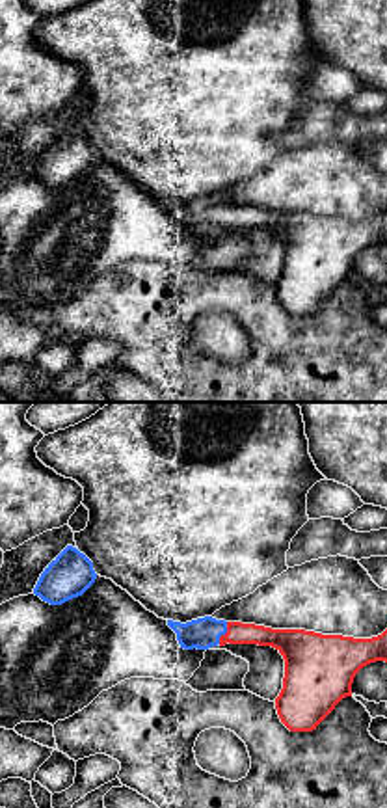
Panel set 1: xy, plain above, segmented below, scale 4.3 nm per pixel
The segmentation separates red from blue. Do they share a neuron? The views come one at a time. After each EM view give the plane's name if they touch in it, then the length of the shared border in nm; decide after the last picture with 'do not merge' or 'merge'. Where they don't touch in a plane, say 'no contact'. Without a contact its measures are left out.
meets red in xy; contact 100 nm long

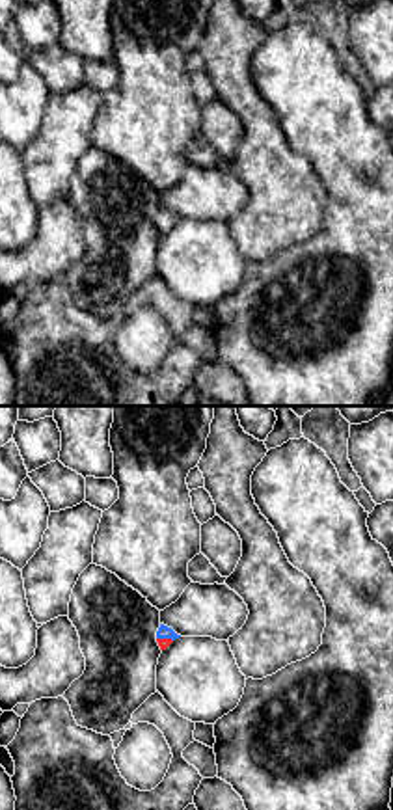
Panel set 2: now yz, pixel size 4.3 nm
meets red in yz; contact 70 nm long

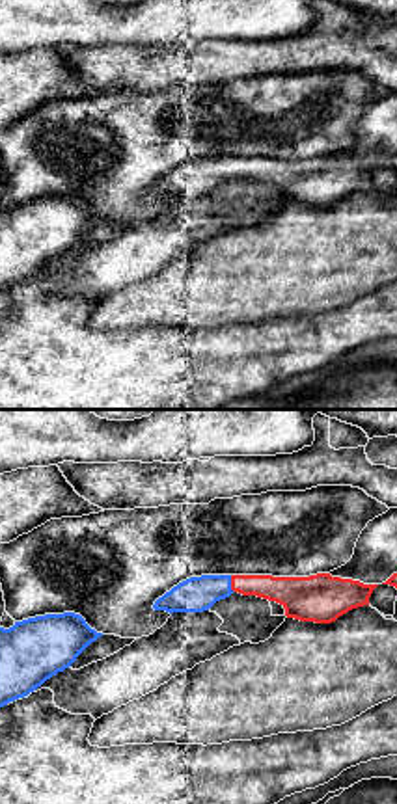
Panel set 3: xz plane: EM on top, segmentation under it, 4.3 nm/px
meets red in xz; contact 70 nm long

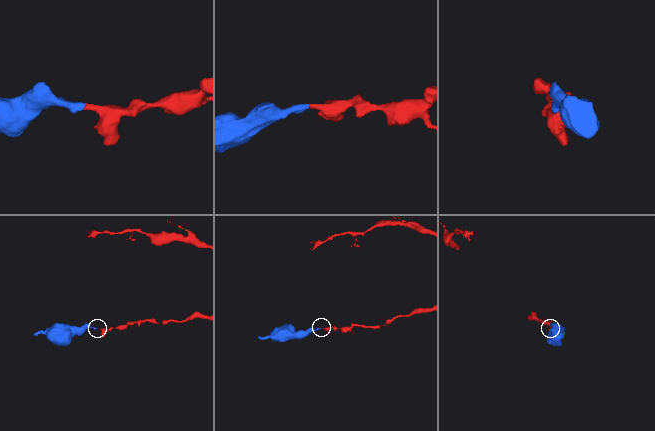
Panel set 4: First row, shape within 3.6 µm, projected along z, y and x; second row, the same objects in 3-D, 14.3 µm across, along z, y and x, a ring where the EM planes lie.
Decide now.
merge

